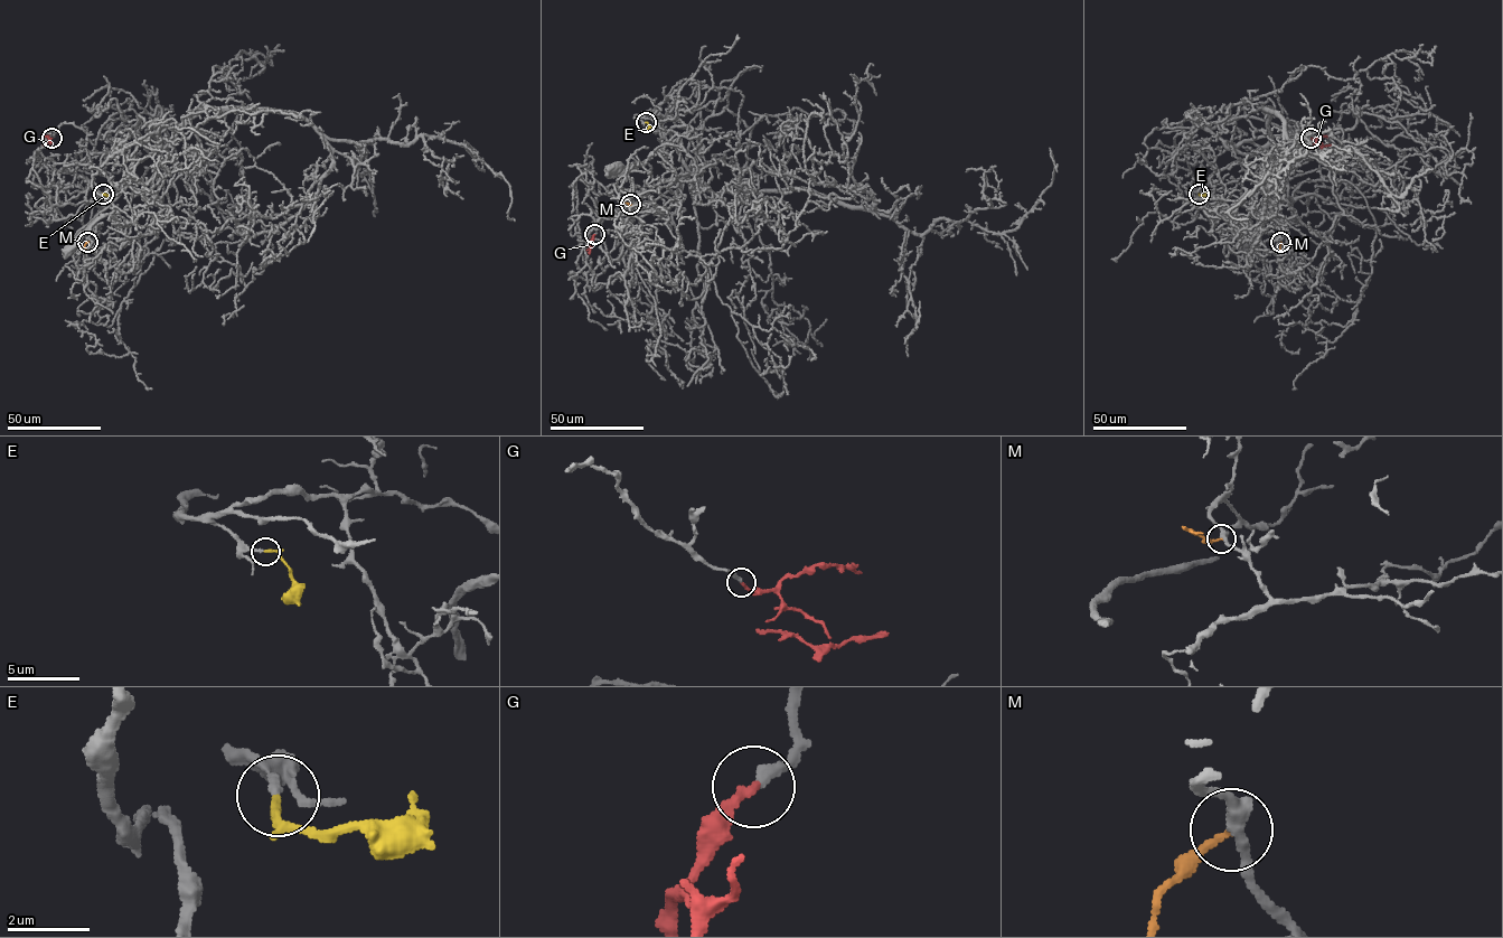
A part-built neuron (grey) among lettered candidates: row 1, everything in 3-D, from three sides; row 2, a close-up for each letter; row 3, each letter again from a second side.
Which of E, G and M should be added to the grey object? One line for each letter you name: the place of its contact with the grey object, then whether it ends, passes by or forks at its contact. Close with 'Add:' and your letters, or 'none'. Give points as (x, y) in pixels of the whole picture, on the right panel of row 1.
G: meets grey at (1311, 138); it ends there
Add: G

